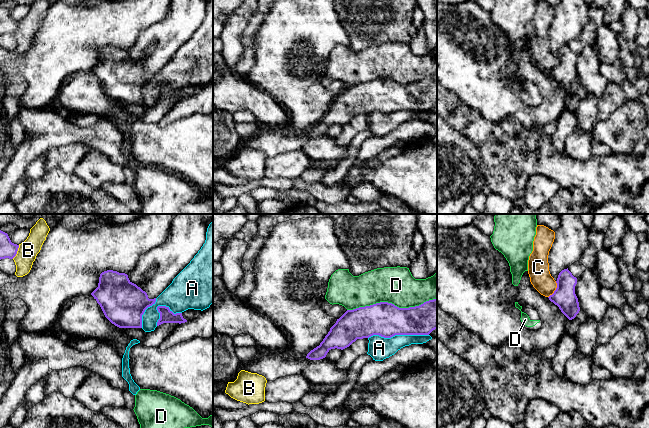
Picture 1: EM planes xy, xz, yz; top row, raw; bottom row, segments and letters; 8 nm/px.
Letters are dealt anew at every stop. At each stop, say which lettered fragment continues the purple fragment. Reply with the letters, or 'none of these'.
none of these

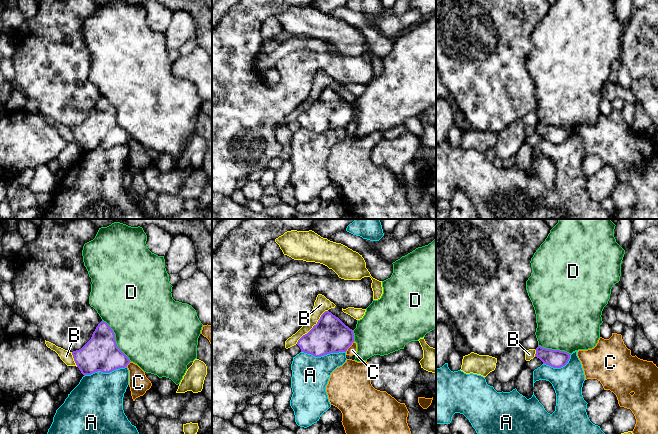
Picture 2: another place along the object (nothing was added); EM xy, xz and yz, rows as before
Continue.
none of these

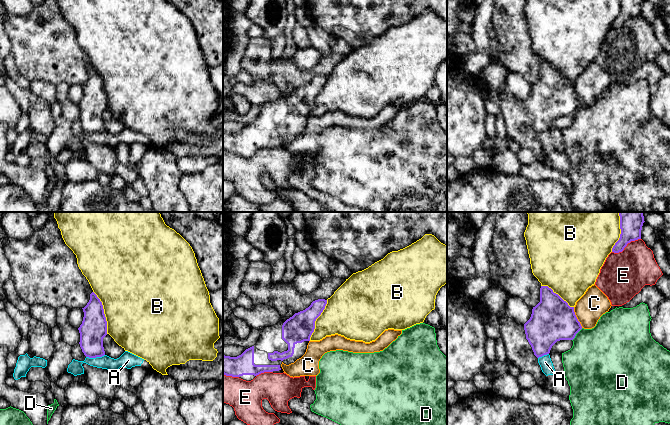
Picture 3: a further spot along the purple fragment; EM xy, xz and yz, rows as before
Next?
none of these

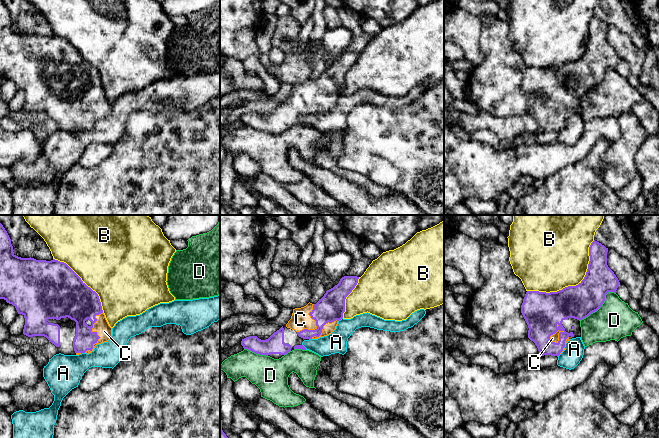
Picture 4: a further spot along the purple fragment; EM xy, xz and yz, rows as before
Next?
C

